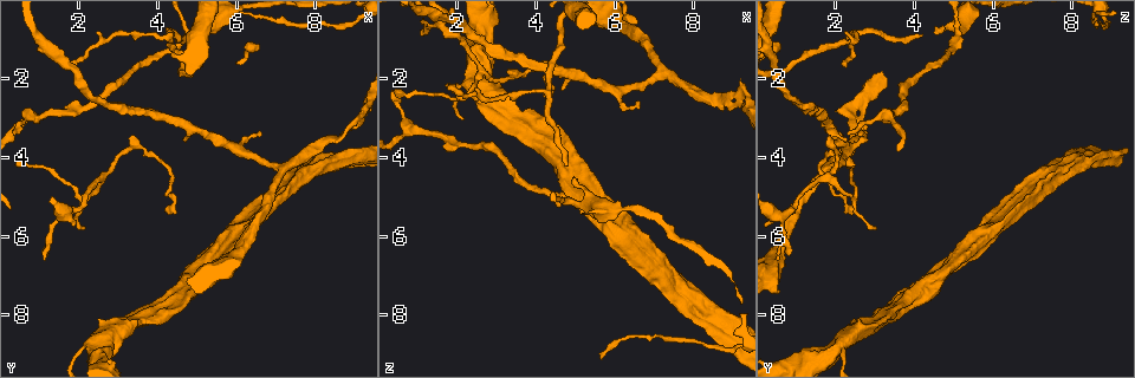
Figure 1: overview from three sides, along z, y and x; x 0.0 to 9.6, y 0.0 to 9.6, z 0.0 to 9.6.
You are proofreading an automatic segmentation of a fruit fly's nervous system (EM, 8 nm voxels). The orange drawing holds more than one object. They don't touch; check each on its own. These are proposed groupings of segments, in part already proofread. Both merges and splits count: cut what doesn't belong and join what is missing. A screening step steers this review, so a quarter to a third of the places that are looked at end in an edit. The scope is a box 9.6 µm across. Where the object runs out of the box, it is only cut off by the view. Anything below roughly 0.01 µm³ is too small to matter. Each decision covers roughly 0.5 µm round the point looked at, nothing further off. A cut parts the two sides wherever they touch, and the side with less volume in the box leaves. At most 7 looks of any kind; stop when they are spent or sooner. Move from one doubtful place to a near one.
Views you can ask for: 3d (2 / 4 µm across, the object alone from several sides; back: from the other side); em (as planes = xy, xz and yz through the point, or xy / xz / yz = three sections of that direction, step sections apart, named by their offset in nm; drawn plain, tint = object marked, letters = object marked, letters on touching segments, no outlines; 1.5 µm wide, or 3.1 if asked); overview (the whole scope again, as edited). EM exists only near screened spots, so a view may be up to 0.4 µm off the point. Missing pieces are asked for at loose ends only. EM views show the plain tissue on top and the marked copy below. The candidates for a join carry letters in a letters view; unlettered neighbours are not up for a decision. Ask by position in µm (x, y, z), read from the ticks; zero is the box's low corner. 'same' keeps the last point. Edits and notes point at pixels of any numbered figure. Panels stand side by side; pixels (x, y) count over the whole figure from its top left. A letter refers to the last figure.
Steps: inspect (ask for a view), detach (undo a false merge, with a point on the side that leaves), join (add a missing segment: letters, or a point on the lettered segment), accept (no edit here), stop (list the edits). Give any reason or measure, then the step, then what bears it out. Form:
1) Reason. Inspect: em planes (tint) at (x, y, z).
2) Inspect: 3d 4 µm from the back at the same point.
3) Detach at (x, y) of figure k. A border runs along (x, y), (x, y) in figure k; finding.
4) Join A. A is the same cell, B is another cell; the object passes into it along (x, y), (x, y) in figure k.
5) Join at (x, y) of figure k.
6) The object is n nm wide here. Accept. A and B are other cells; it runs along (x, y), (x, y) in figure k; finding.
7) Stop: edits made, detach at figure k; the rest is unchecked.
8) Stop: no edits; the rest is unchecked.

Thin end. Inspect: em xy step 4 (tint) at (6.60, 3.35, 2.55).

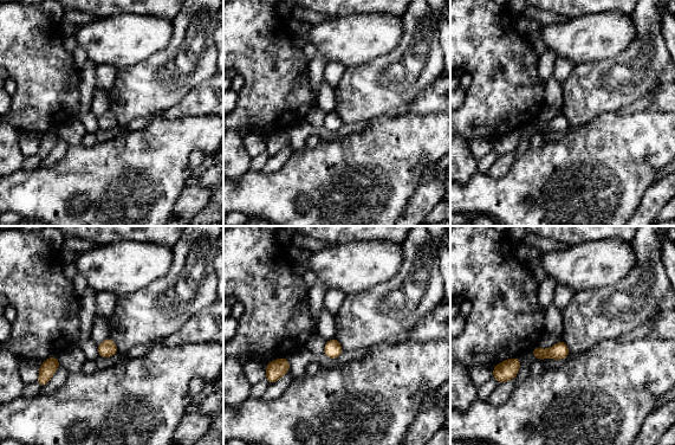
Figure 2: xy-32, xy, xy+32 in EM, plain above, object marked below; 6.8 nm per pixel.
Another direction. Inspect: em planes (letters) at the same point.

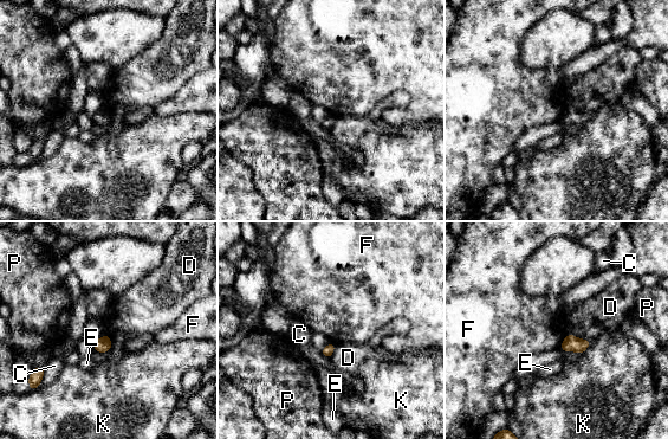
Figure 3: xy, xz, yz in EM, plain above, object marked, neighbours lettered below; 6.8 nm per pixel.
The longest contact is with D, 140 nm. Accept. C, D, E, F, K and P are other cells; no lettered segment goes on from it.

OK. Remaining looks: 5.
Abrupt turn. Inspect: em planes (letters) at (3.40, 3.75, 2.00).

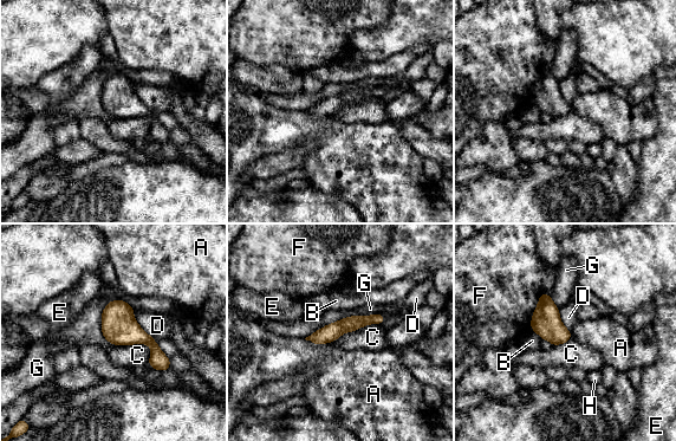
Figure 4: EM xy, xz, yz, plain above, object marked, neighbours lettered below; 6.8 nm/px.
Accept. A, B, C, D, E, F, G and H are other cells; a border runs along (115, 344), (147, 344), (148, 363) in figure 4; all the same cell.

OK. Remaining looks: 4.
Long arm stops here. Inspect: 3d 2 µm at (4.35, 5.40, 2.40).

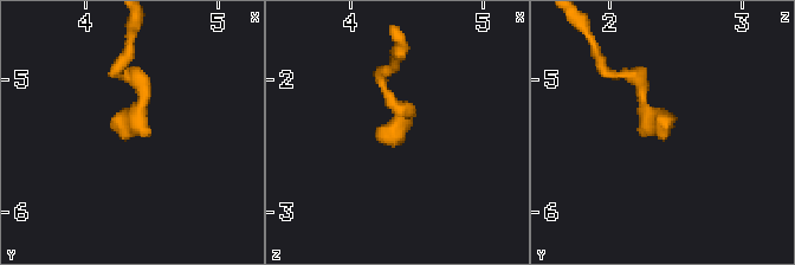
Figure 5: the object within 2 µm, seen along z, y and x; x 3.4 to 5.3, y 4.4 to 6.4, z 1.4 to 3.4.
Shape alone is not enough. Inspect: em planes (letters) at (4.28, 5.38, 2.44).

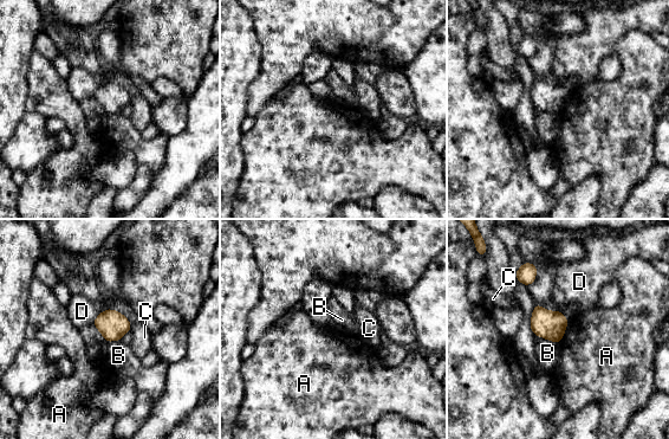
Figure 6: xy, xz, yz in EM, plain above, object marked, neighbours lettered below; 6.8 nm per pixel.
The object is 190 nm wide here. Accept. A, B, C and D are other cells; a border runs along (564, 333), (564, 336), (558, 342) in figure 6; none of them fits.

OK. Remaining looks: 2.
Stop: no edits; the rest is unchecked.

